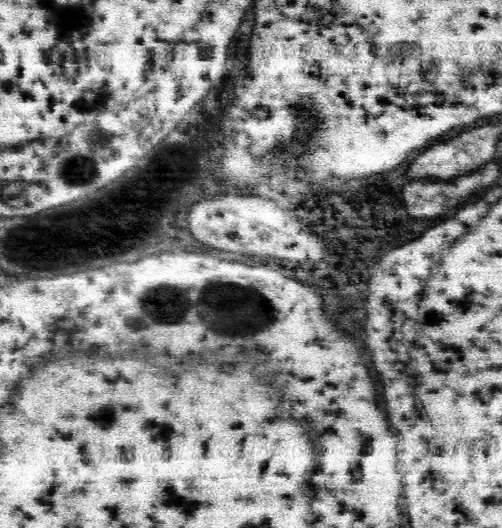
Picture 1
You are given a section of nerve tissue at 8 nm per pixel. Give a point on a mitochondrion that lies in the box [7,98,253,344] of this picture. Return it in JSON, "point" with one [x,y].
{"point":[75,168]}

